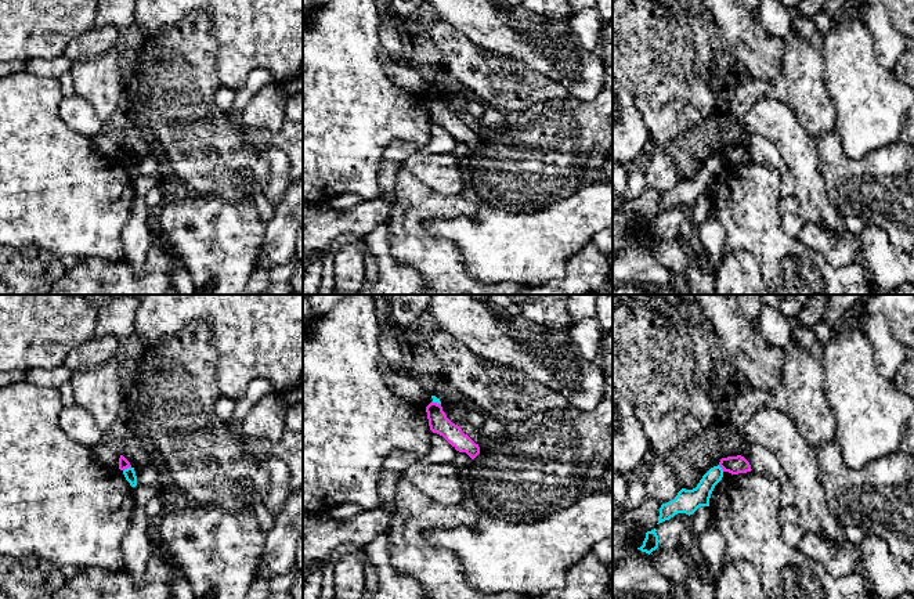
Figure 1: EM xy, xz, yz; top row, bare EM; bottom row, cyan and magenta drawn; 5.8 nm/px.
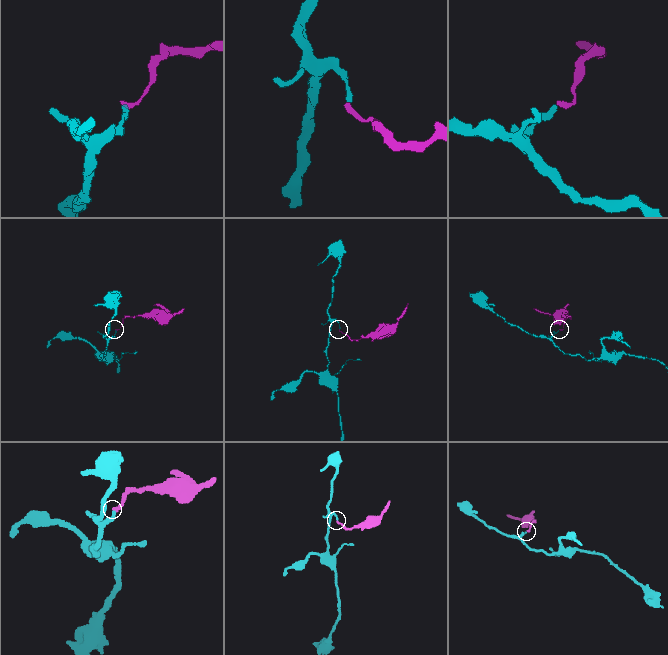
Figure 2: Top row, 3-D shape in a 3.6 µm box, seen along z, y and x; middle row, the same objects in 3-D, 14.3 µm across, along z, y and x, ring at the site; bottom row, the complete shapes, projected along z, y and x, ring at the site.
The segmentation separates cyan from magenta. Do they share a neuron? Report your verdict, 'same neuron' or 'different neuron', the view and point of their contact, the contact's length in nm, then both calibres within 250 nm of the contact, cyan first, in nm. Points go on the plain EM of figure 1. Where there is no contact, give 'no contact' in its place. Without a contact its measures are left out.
different neuron | xy (127, 158) | 50 nm | 70/60 nm

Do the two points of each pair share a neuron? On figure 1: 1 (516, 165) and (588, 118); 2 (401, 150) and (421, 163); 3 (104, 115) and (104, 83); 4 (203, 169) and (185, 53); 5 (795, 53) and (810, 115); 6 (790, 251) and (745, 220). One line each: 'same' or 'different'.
1: same
2: different
3: same
4: same
5: same
6: same

